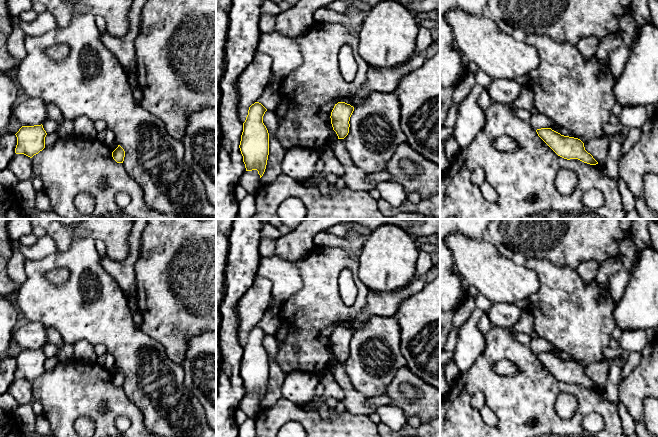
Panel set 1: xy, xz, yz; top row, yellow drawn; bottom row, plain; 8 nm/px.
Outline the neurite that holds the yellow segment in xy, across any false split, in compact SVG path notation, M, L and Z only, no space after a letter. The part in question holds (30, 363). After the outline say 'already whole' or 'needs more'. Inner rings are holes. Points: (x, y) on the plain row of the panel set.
M42 348L22 350L15 359L17 361L16 378L24 378L32 382L45 372L47 357Z | already whole

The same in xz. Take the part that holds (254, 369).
M259 326L249 331L239 369L246 395L257 394L260 402L265 396L269 379L269 357L263 347L266 335Z | already whole

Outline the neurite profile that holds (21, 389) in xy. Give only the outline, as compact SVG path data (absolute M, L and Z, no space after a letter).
M15 378L7 391L19 405L33 401L32 383L24 378Z

